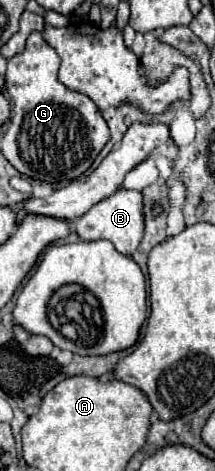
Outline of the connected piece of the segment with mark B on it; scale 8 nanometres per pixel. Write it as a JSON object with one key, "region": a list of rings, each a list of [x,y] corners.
{"region":[[[125,188],[117,190],[109,198],[101,200],[87,214],[83,214],[79,220],[75,220],[75,232],[79,234],[81,240],[109,240],[125,256],[131,256],[137,250],[137,246],[143,238],[143,230],[145,230],[143,196],[137,190],[125,190]]]}

